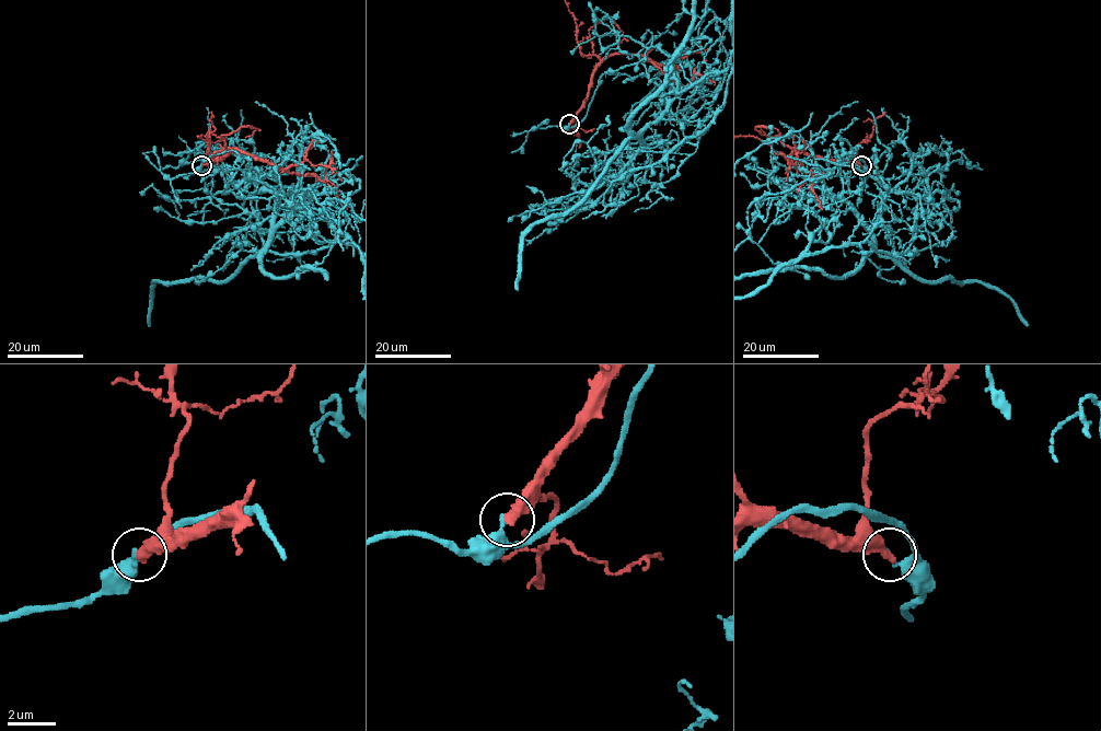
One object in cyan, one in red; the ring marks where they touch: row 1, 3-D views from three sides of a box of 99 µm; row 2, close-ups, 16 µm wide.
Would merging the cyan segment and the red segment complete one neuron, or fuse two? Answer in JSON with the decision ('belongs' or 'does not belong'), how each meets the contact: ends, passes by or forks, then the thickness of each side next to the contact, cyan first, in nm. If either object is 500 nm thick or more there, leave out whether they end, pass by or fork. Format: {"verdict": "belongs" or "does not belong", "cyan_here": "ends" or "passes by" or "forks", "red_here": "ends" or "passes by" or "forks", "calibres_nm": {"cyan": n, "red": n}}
{"verdict": "does not belong", "cyan_here": "ends", "red_here": "ends", "calibres_nm": {"cyan": 220, "red": 460}}

